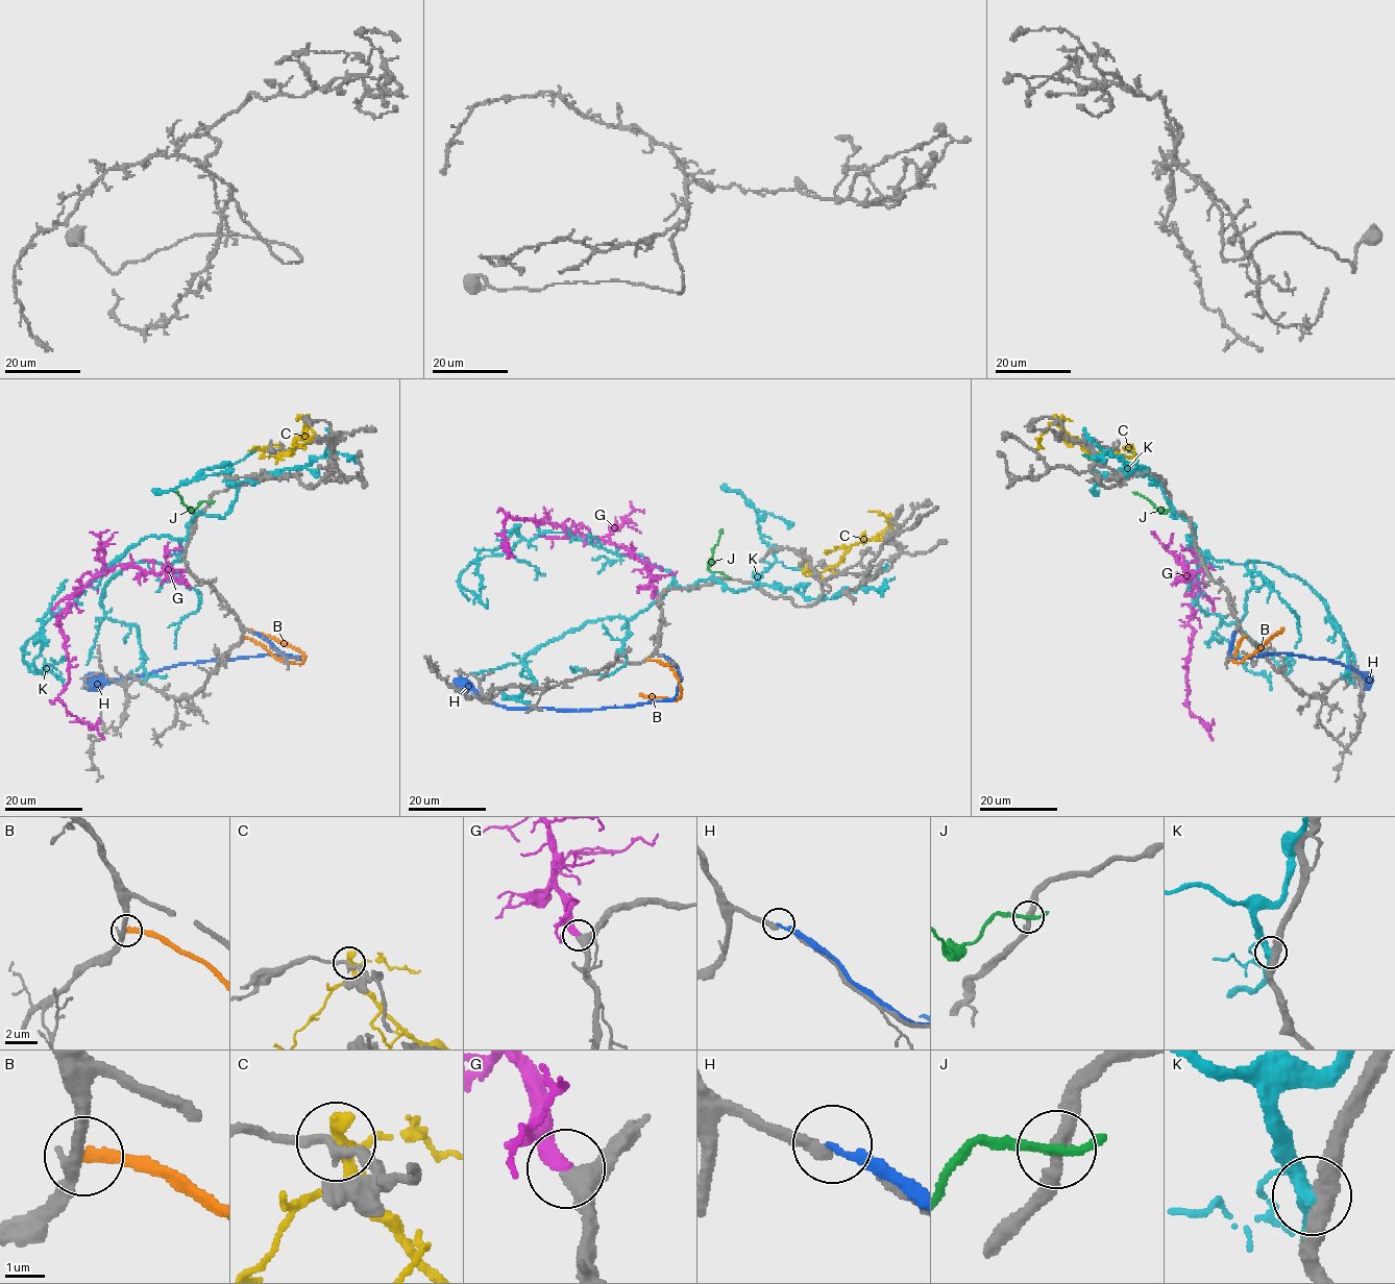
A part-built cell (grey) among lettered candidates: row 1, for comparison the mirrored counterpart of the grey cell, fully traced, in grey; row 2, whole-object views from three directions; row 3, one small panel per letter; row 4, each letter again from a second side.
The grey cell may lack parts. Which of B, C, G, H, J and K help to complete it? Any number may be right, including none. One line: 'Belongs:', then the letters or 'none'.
Belongs: G

